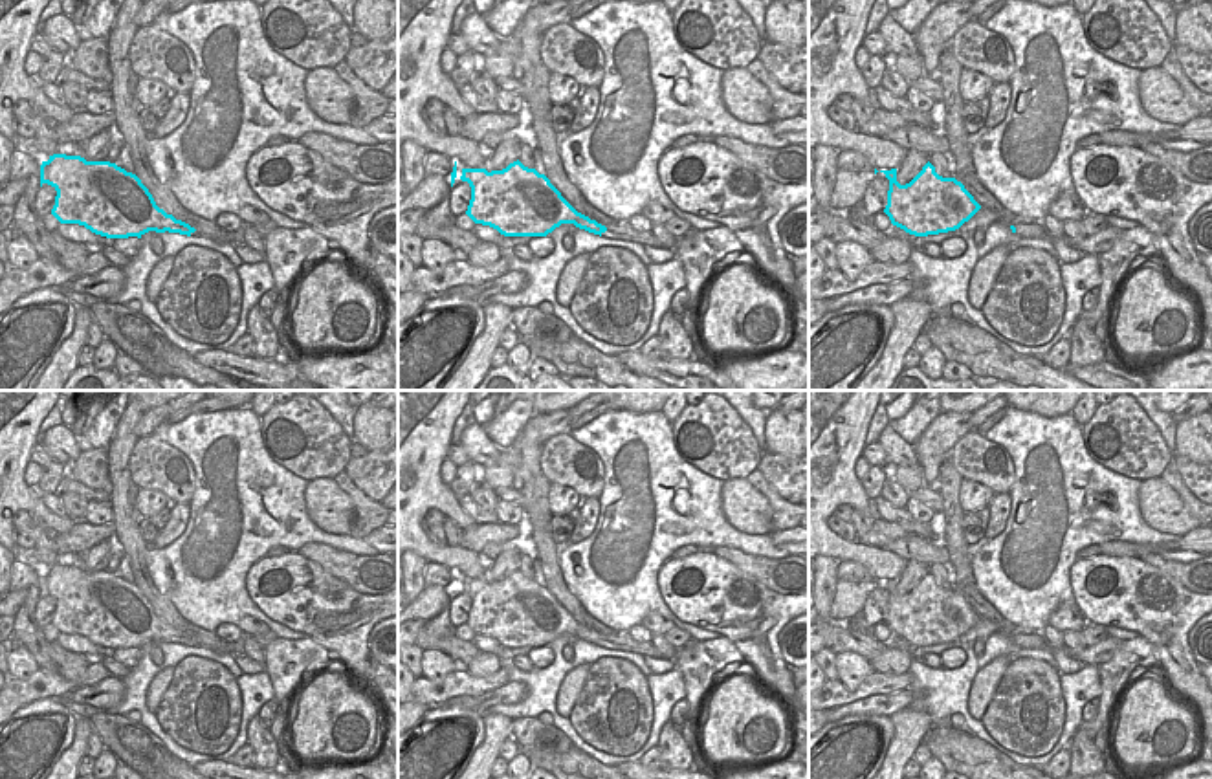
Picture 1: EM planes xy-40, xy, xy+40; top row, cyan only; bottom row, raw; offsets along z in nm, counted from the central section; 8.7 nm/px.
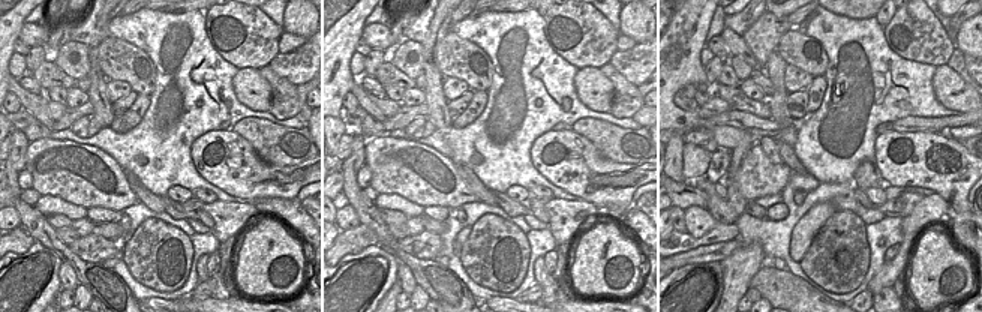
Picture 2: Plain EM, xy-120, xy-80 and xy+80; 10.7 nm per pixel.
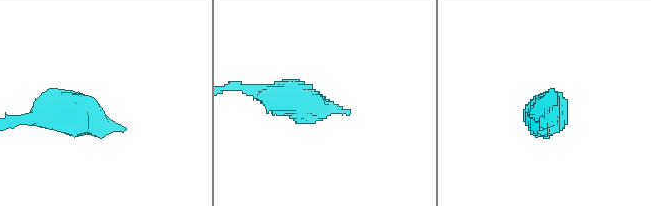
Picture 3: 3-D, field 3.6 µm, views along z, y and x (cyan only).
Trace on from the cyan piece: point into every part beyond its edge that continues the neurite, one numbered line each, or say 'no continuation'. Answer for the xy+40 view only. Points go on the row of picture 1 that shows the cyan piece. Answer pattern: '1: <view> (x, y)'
1: xy+40 (1036, 231)

